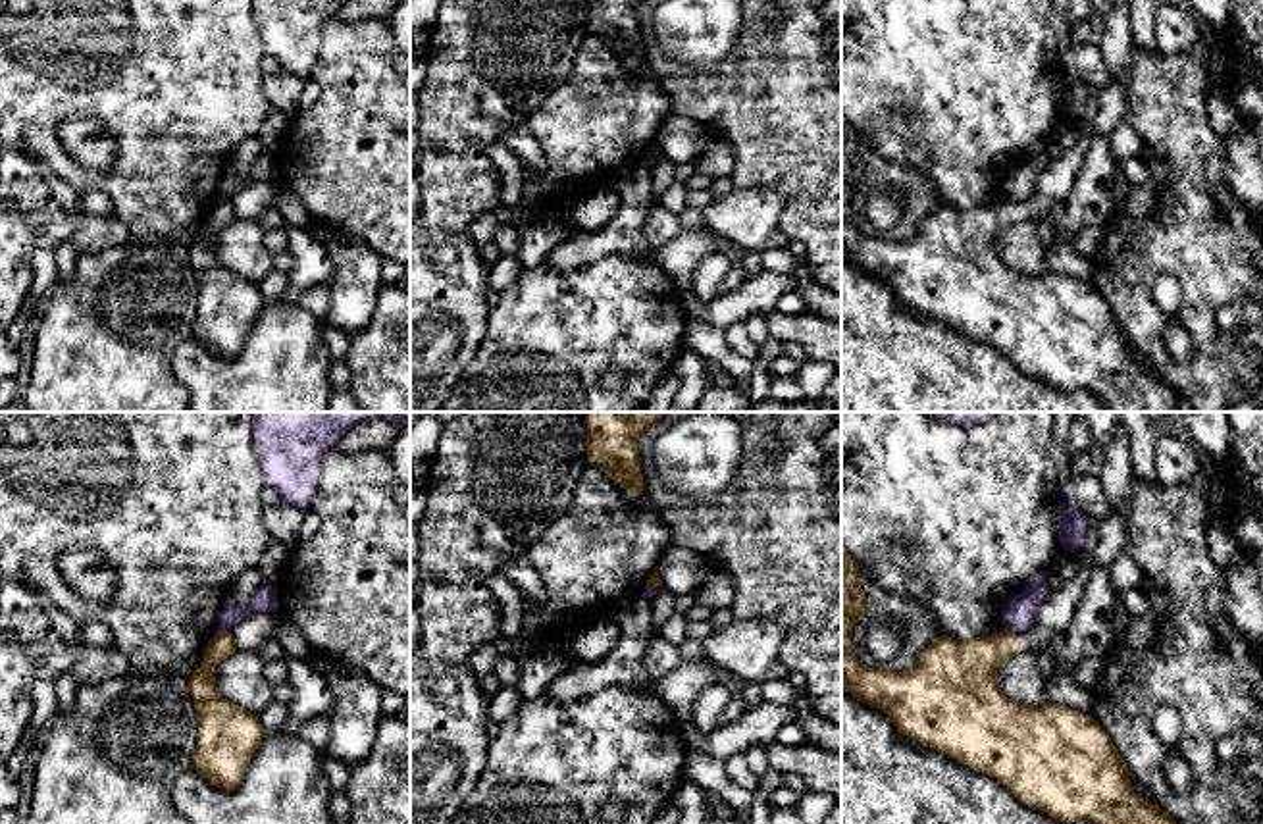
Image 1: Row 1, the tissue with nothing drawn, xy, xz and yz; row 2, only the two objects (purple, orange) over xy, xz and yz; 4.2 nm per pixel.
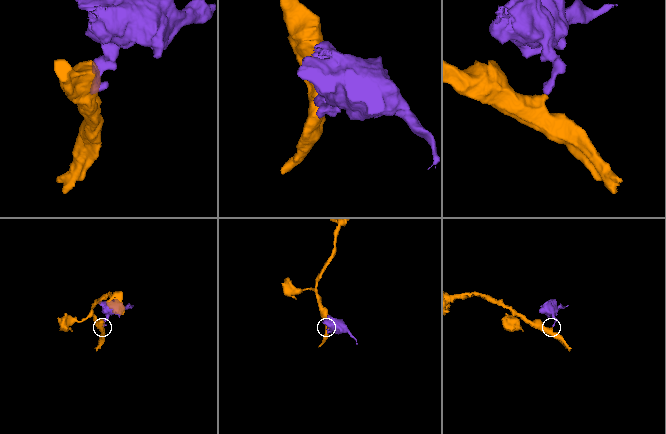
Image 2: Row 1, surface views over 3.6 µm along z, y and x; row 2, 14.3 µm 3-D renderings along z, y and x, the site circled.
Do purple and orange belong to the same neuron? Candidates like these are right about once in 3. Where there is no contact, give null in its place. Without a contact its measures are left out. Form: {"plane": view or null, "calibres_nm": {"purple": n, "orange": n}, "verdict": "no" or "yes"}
{"plane": "xy", "calibres_nm": {"purple": 100, "orange": 110}, "verdict": "no"}

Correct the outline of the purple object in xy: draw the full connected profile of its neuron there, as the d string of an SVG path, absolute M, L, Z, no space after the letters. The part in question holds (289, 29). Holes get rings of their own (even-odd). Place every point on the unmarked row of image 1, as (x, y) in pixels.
M252 0L252 17L260 29L264 54L275 58L283 71L310 77L318 60L322 23L335 15L347 0Z

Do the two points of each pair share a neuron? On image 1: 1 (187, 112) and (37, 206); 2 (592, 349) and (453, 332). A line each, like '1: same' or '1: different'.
1: different
2: different

